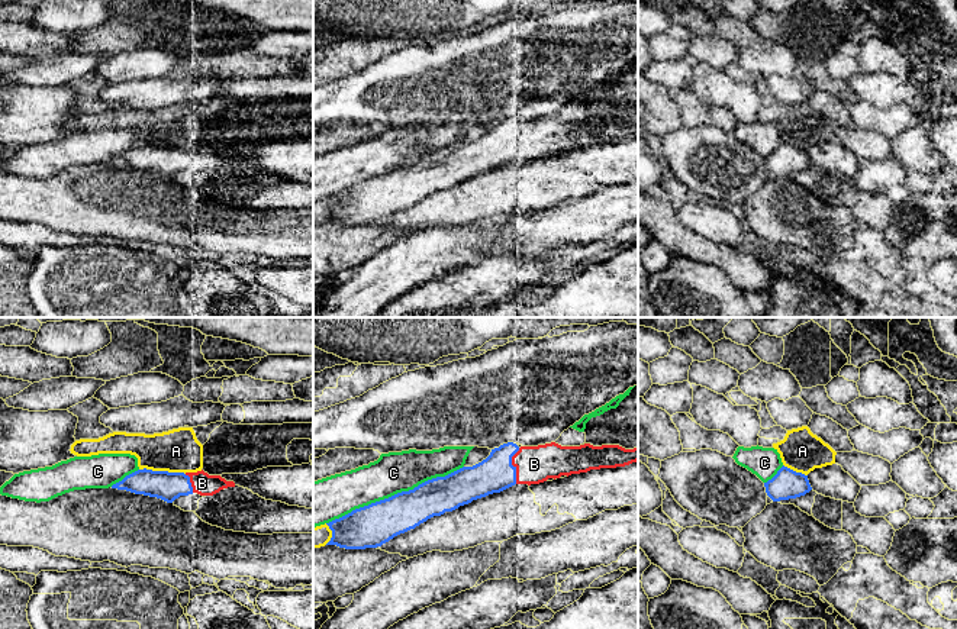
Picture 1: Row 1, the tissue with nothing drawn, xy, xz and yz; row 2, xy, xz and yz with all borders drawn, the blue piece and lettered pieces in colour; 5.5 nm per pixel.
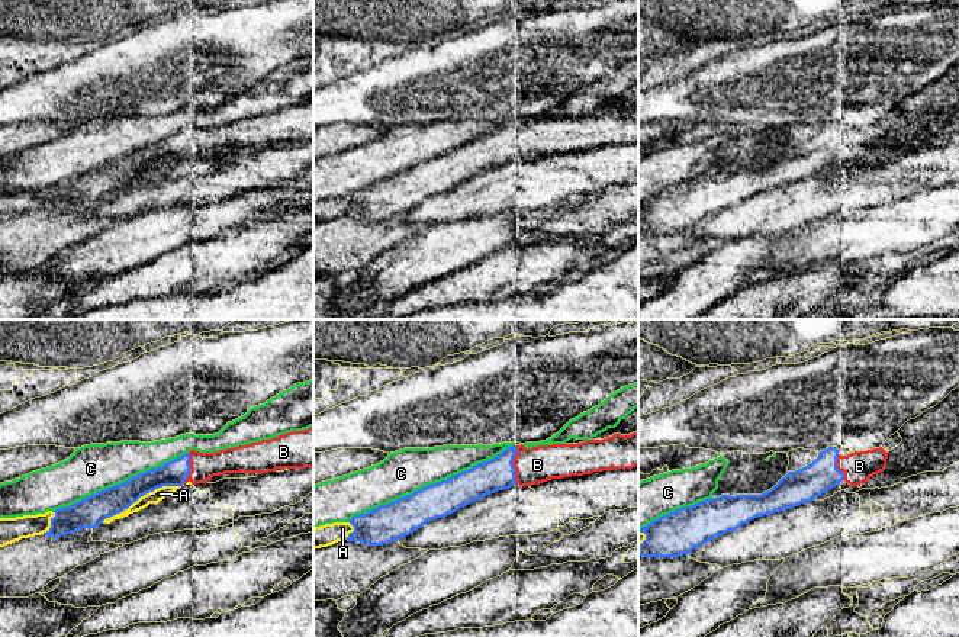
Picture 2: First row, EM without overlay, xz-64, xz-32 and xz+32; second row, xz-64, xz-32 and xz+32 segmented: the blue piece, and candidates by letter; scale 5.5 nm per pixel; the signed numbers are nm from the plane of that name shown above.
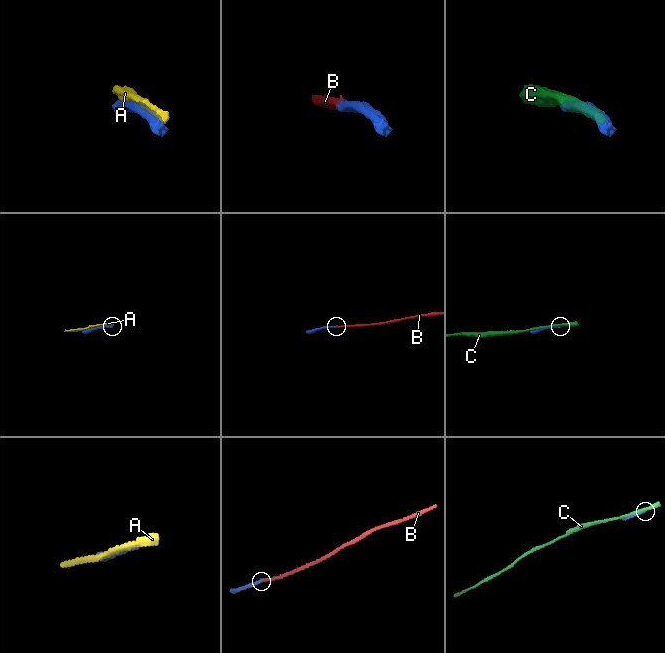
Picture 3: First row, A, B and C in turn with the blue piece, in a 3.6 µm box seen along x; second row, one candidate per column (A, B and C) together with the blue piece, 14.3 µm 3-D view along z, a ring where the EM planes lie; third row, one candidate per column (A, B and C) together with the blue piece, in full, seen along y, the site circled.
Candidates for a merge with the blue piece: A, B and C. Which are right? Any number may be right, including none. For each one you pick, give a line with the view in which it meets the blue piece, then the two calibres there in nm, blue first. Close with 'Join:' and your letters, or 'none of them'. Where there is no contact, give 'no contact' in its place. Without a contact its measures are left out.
B: meets blue in xz; 200 nm thick on the blue side, 200 nm on the other
Join: B

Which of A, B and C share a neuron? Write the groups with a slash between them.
A / B / C

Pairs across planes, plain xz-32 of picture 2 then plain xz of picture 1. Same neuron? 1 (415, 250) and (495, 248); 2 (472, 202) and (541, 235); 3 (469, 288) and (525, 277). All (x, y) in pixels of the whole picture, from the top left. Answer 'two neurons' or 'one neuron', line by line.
1: two neurons
2: two neurons
3: one neuron

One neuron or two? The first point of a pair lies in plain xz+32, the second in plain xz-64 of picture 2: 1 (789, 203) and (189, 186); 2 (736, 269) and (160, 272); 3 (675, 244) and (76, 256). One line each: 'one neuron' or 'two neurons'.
1: one neuron
2: two neurons
3: two neurons

